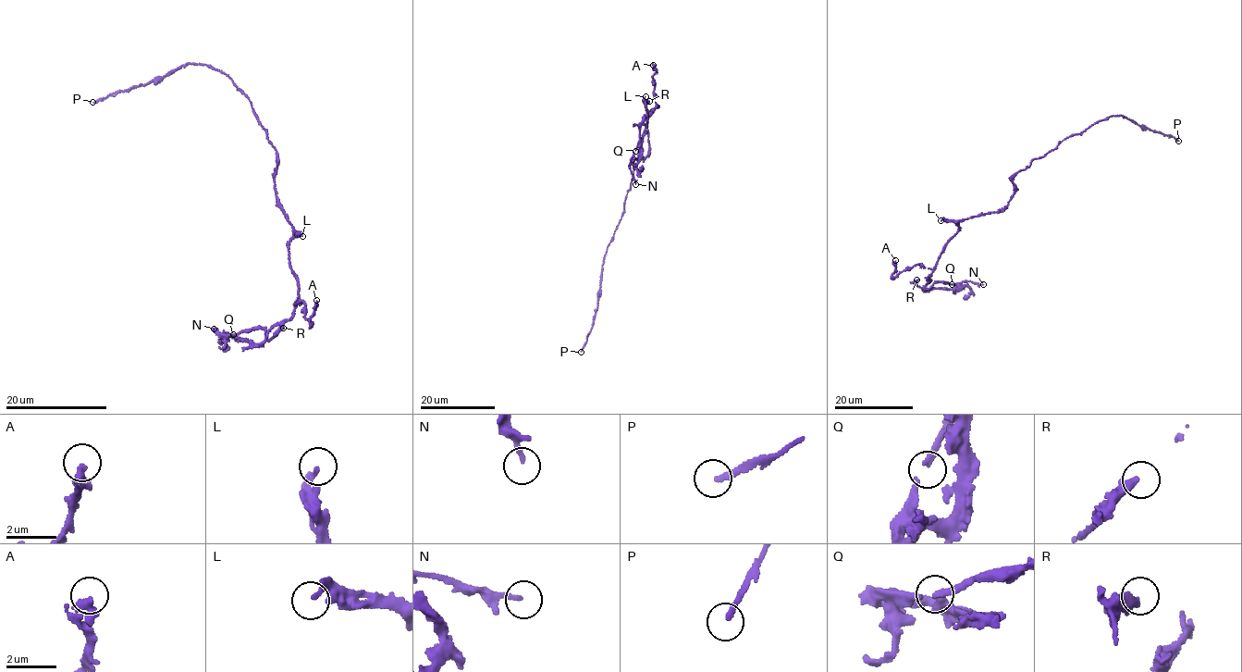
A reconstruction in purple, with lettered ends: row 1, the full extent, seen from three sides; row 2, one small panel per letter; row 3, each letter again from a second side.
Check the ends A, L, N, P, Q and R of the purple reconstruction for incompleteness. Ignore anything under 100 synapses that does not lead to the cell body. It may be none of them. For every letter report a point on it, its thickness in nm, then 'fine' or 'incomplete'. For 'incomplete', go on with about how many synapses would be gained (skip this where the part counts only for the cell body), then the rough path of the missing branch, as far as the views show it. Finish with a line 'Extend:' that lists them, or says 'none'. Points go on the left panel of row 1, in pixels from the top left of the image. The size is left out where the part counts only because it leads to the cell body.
A: place (316, 300); calibre 400 nm; fine
L: place (302, 236); calibre 200 nm; fine
N: place (214, 329); calibre 180 nm; fine
P: place (92, 102); calibre 240 nm; fine
Q: place (233, 334); calibre 180 nm; fine
R: place (283, 328); calibre 420 nm; fine
Extend: none

